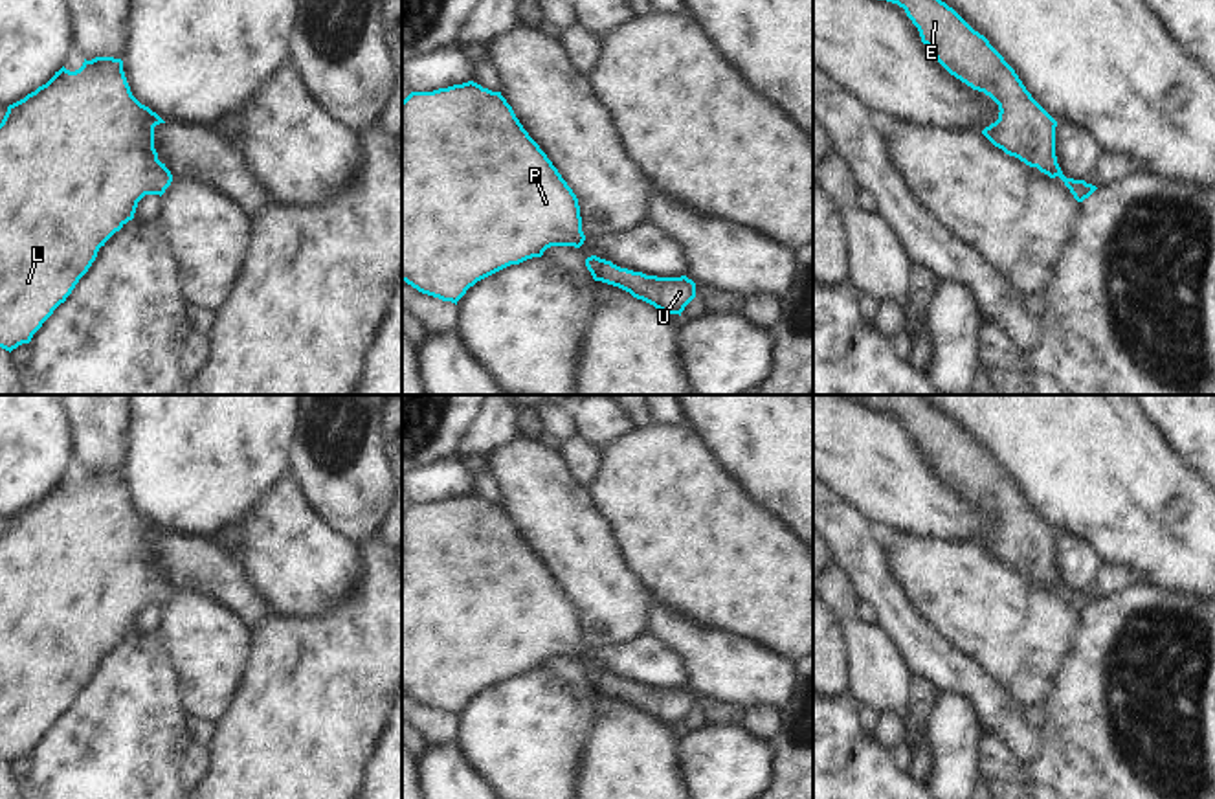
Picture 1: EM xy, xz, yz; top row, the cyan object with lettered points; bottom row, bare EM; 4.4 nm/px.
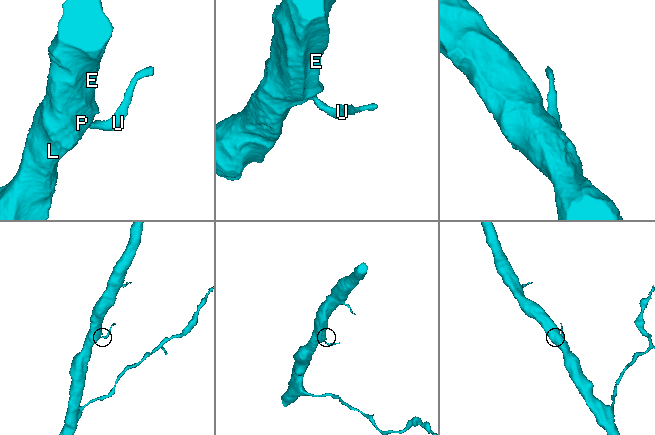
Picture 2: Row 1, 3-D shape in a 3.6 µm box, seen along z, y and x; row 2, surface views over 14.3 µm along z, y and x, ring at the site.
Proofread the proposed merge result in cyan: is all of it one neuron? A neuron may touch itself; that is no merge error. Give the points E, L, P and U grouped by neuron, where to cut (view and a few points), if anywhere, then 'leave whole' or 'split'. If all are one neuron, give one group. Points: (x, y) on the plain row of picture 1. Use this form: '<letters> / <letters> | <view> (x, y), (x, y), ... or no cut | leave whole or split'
E L P U | no cut | leave whole

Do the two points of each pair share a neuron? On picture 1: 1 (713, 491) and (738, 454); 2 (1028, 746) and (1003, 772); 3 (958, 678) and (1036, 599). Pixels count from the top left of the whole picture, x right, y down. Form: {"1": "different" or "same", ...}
{"1": "different", "2": "different", "3": "different"}

